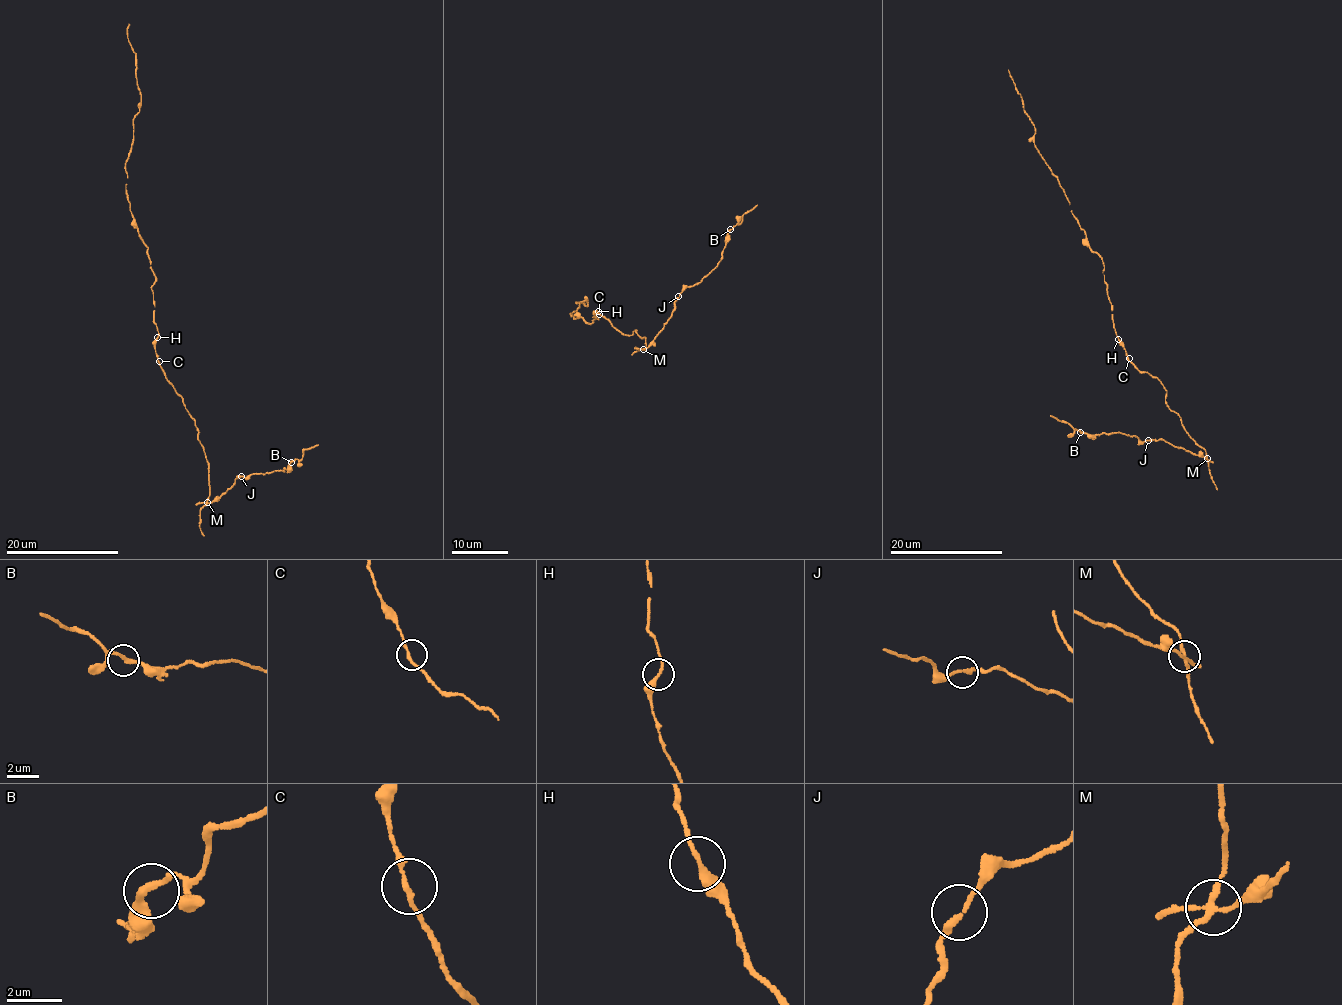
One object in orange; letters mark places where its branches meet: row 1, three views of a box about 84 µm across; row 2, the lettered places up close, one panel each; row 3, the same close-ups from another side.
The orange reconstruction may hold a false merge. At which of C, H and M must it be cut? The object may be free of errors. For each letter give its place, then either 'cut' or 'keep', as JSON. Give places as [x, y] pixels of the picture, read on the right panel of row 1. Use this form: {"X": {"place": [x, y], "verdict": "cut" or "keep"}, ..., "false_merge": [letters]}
{"C": {"place": [1129, 358], "verdict": "keep"}, "H": {"place": [1118, 339], "verdict": "keep"}, "M": {"place": [1207, 458], "verdict": "cut"}, "false_merge": ["M"]}

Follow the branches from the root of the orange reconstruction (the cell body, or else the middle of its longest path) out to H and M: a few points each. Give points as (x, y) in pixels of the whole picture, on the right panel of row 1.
H: (1127, 360), (1125, 347), (1118, 339)
M: (1127, 360), (1161, 382), (1166, 392), (1165, 403), (1180, 418), (1185, 433), (1205, 451), (1207, 458)

